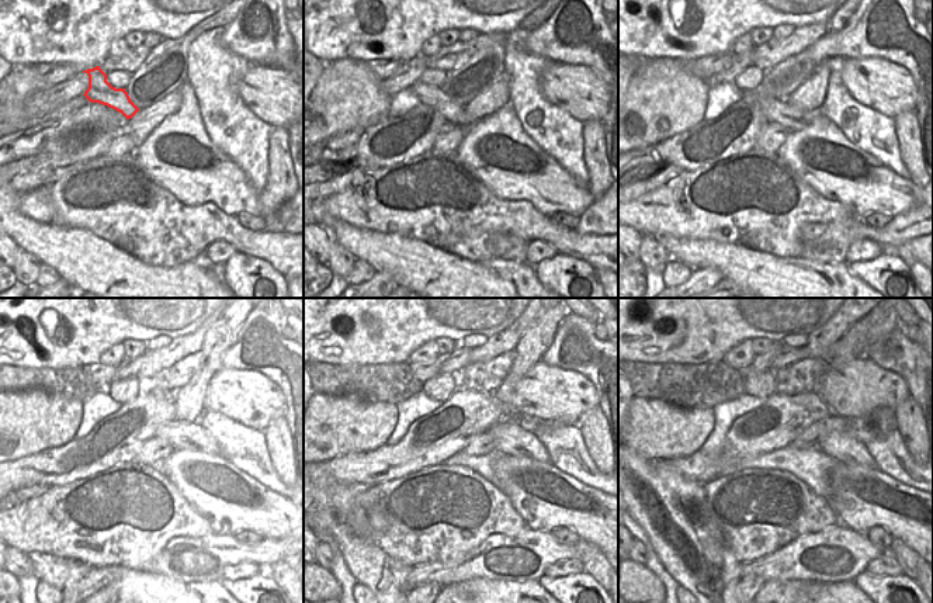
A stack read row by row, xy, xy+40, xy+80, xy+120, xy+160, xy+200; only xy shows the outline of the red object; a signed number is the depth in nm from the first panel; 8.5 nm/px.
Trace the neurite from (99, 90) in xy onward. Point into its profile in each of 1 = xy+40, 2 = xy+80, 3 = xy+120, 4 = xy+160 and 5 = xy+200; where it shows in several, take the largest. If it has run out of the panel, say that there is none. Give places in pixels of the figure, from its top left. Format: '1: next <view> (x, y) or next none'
1: next xy+40 (433, 97)
2: next xy+80 (779, 111)
3: next xy+120 (200, 437)
4: next xy+160 (520, 443)
5: next xy+200 (842, 446)

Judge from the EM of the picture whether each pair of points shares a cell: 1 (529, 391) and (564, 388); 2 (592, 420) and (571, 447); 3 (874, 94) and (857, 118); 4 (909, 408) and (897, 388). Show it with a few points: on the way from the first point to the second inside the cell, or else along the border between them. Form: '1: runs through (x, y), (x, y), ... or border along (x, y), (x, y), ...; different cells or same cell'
1: runs through (537, 391), (555, 391); same cell
2: border along (578, 425), (585, 449), (596, 464); different cells
3: border along (842, 83), (860, 103), (878, 110), (892, 120); different cells
4: border along (909, 395), (895, 409); different cells

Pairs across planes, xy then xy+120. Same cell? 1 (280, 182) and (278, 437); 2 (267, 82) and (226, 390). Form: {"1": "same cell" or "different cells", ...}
{"1": "same cell", "2": "same cell"}

